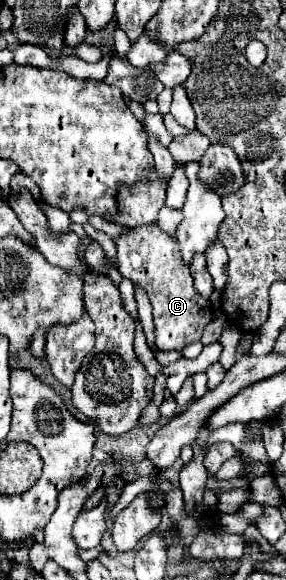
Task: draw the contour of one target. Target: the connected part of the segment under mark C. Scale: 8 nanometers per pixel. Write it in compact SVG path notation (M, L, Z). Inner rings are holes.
M157 223L141 225L139 229L129 229L115 239L117 247L117 269L133 285L141 287L153 307L155 323L155 345L159 351L181 351L185 345L191 345L201 339L203 329L211 321L209 301L199 297L193 287L193 277L183 265L177 239L159 229Z

